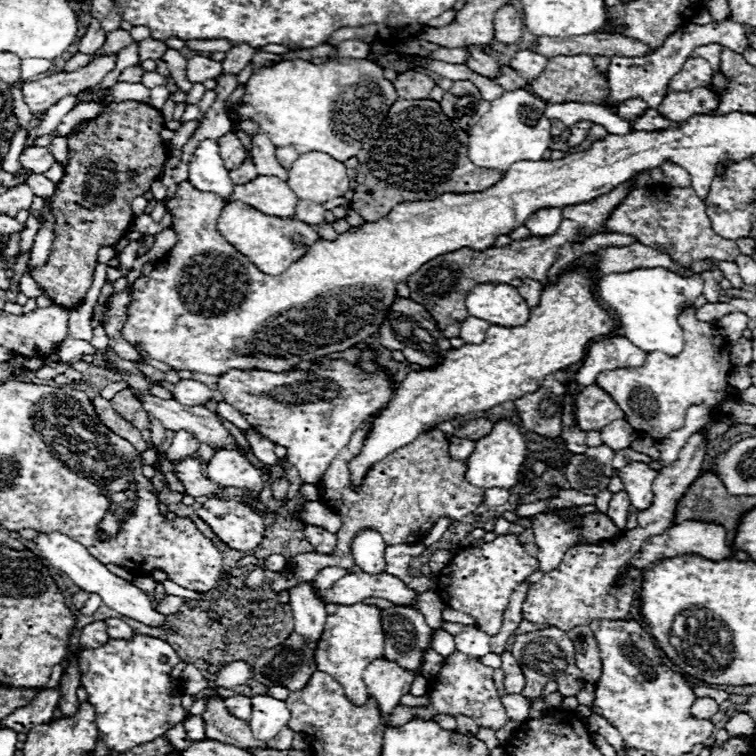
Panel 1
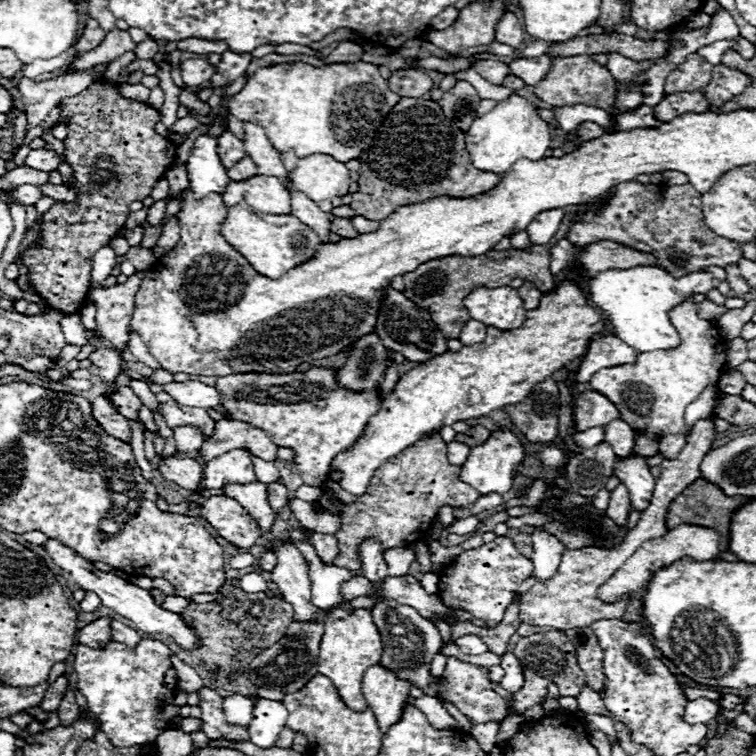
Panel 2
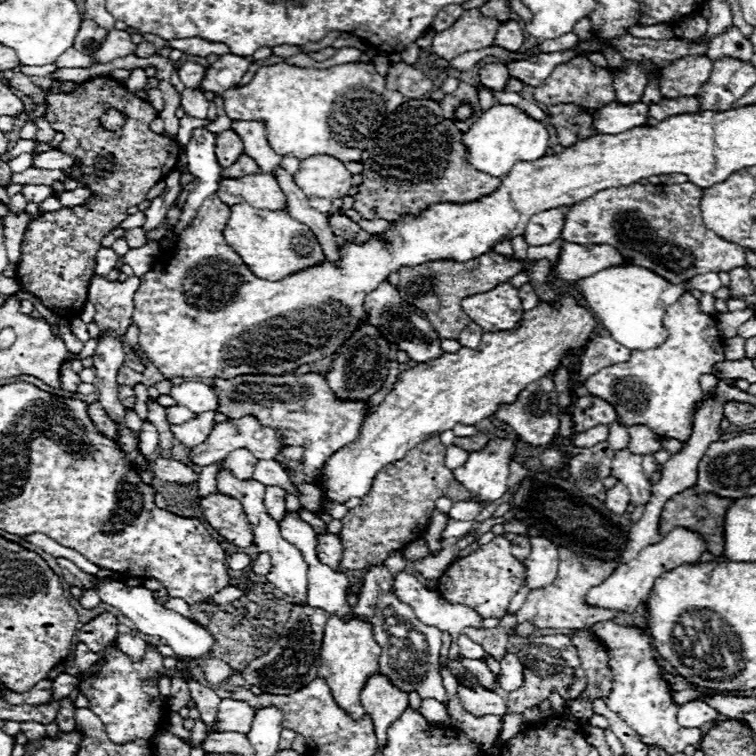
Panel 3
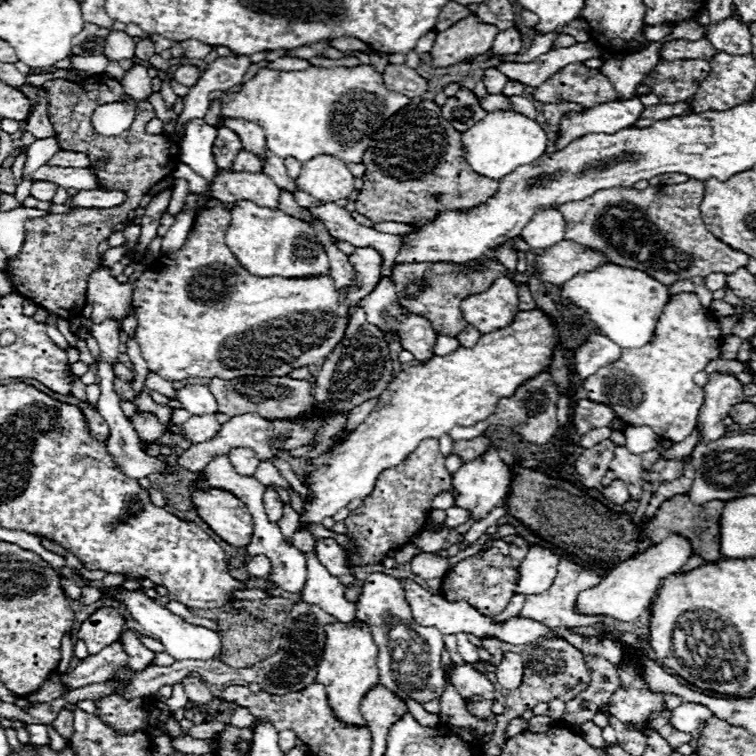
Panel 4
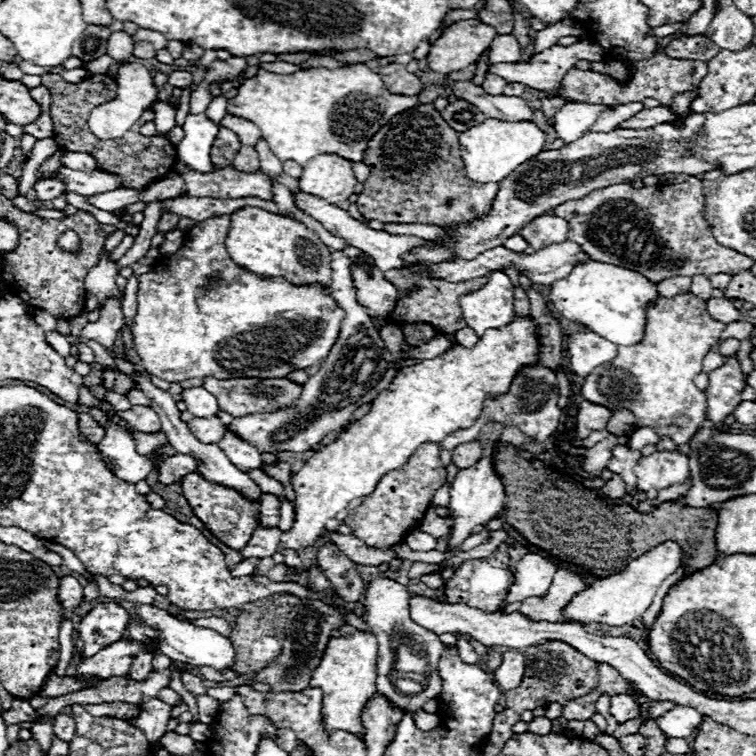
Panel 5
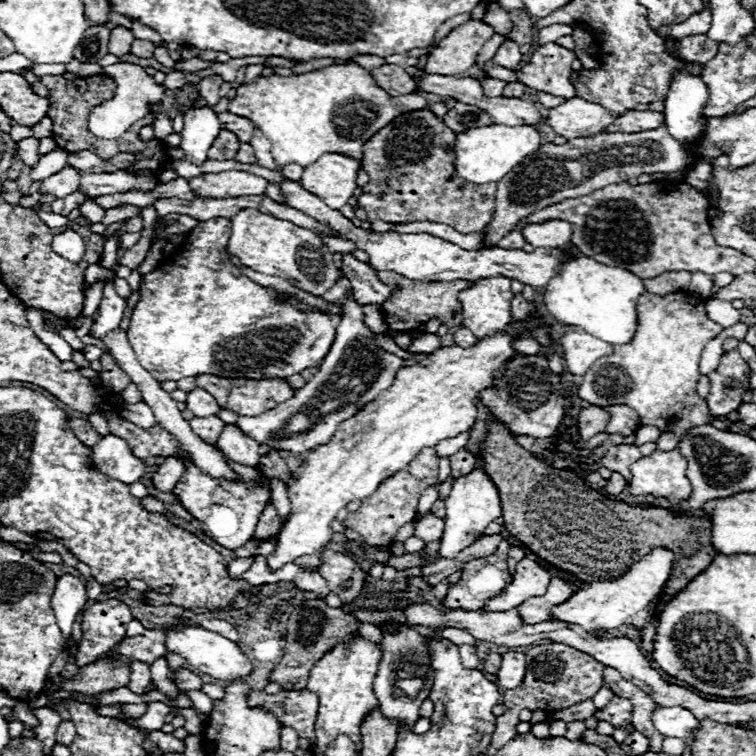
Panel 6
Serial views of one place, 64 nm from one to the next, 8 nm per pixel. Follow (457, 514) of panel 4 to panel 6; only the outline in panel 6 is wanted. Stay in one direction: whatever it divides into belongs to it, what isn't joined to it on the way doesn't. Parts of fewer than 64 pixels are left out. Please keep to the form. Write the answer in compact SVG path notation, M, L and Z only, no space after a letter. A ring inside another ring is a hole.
M428 514L422 522L416 522L414 536L428 544L428 542L434 542L434 540L440 540L442 530L444 530L444 520L438 520L436 516Z

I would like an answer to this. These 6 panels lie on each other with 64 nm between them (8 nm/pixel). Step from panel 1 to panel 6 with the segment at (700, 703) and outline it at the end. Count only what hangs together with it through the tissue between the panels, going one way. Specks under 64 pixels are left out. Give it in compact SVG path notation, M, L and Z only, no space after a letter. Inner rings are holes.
M658 706L650 718L654 728L662 736L670 736L670 738L690 738L692 732L698 728L696 716L682 706L670 706L670 708Z

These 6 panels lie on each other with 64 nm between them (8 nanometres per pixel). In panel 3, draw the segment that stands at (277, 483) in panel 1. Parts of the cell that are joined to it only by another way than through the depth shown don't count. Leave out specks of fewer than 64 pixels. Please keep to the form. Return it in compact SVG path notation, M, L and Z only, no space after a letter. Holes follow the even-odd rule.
M266 486L266 494L264 494L264 504L266 504L266 510L268 514L274 518L274 520L280 520L284 518L284 512L286 512L286 506L284 506L284 490L278 488L278 486Z

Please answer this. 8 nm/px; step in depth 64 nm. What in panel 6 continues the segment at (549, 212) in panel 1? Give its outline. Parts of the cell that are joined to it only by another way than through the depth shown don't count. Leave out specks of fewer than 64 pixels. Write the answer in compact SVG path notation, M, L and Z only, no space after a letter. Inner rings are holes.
M546 220L542 224L526 226L522 236L534 248L558 248L570 242L572 226L564 220Z

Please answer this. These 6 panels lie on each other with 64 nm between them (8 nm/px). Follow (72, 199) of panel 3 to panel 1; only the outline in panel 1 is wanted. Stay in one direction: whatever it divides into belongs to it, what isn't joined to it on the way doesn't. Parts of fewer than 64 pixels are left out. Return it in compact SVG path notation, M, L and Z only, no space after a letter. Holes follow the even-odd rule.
M32 174L26 184L30 184L30 188L34 188L34 194L36 196L42 196L42 198L52 198L56 194L56 184L50 182L48 178L44 178L42 174Z

